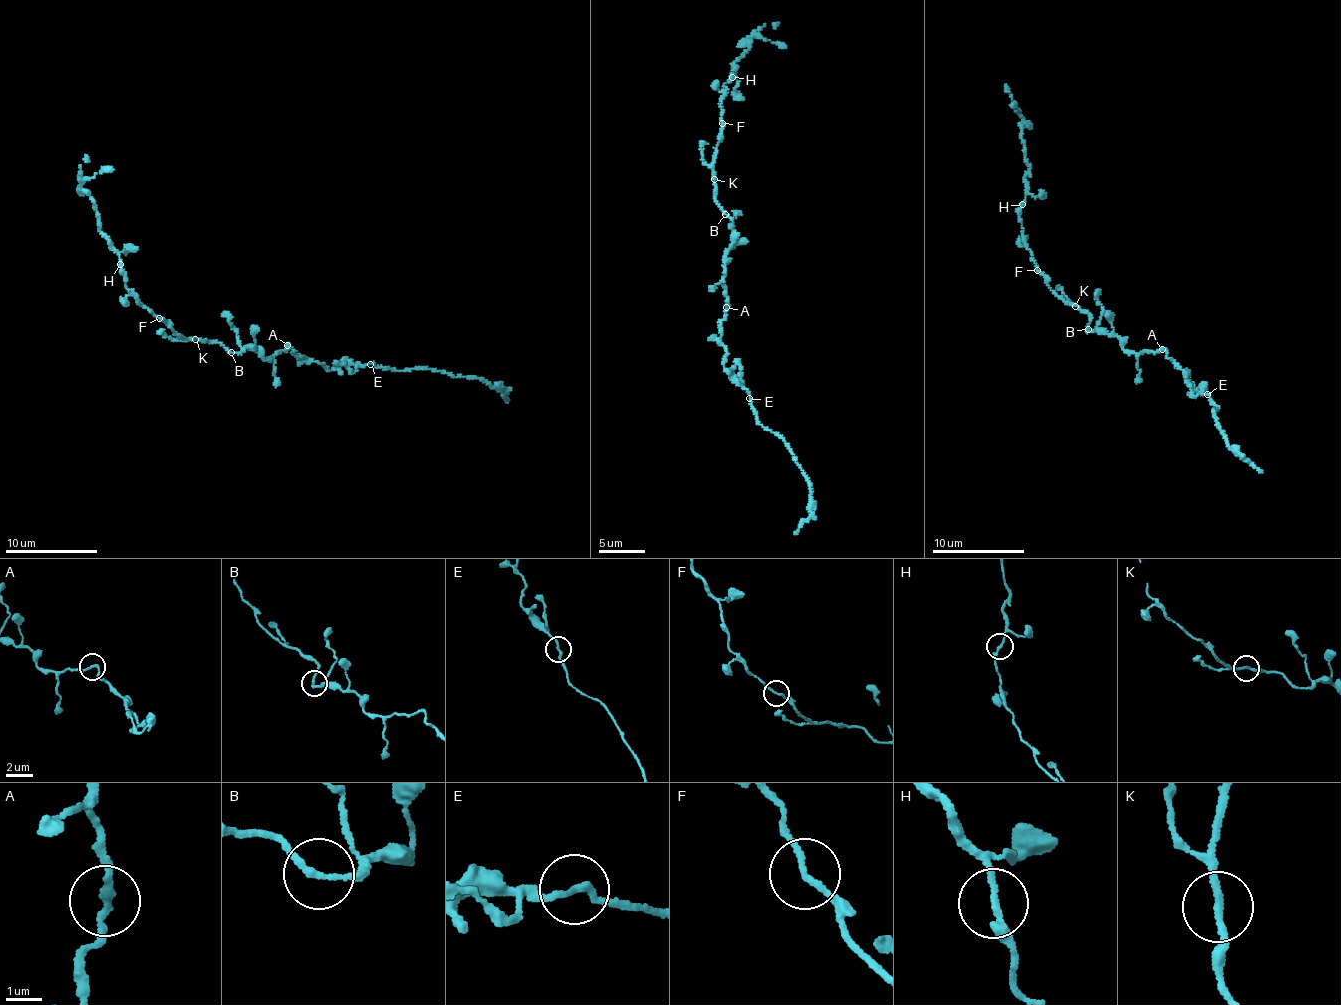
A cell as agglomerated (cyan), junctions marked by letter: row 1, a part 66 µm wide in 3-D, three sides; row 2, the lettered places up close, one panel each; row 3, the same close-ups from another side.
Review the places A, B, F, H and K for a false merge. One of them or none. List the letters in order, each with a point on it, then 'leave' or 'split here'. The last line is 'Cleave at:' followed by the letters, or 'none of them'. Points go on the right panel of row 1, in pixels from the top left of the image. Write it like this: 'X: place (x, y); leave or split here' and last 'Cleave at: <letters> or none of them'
A: place (1162, 349); leave
B: place (1088, 329); leave
F: place (1037, 270); leave
H: place (1022, 204); leave
K: place (1075, 306); leave
Cleave at: none of them

